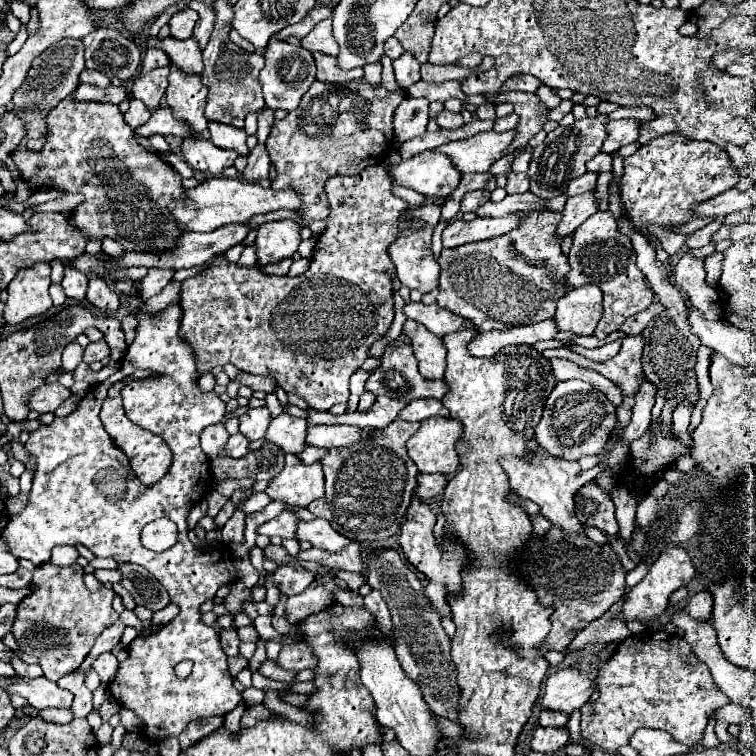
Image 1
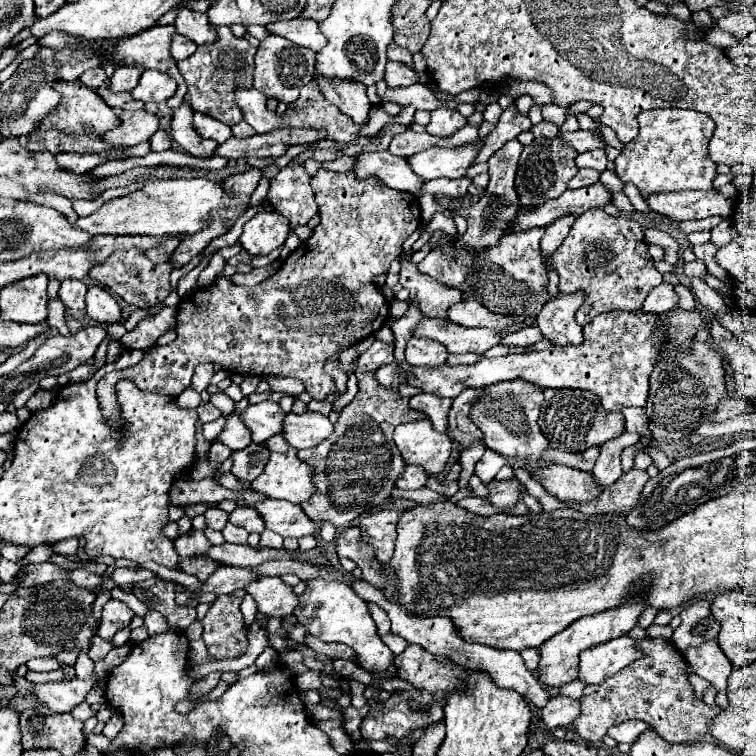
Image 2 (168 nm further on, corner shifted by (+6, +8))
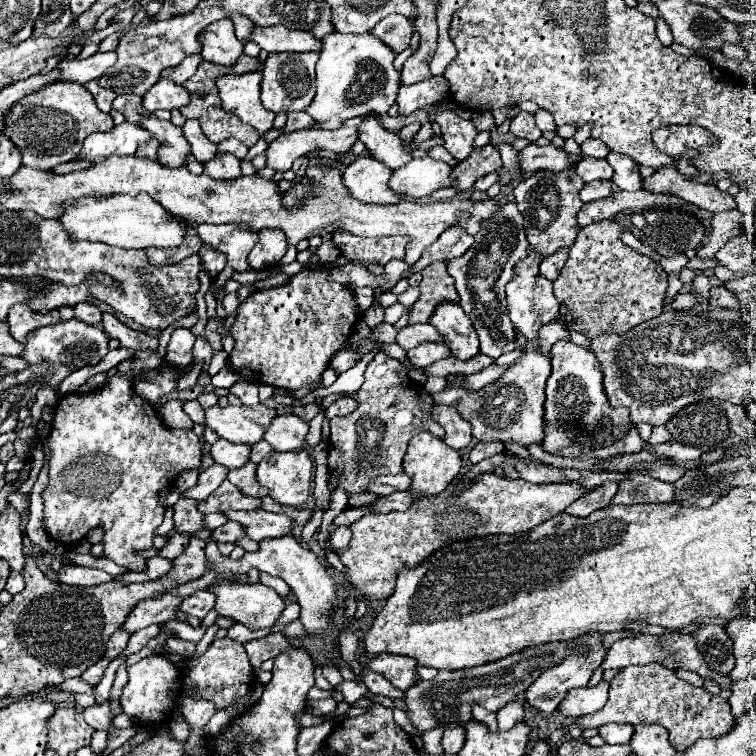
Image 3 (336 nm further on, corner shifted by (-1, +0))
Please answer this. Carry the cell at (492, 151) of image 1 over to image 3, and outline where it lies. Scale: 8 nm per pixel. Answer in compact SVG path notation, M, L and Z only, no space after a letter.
M431 158L411 160L391 176L391 188L407 198L425 198L435 190L451 186L451 166Z

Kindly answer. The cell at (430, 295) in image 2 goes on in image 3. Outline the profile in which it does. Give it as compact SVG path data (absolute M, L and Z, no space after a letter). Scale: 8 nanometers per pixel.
M441 302L435 306L429 324L447 336L451 354L459 360L469 360L479 352L479 340L469 316L457 302Z

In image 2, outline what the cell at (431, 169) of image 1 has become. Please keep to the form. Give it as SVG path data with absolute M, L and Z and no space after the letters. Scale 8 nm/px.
M388 150L356 156L352 172L360 180L376 176L380 180L380 184L400 190L400 192L416 194L422 186L422 180L412 172L408 160L394 156Z

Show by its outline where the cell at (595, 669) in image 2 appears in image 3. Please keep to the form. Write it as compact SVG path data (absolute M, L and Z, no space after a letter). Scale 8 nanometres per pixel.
M667 630L667 632L661 634L661 636L639 634L639 636L631 636L631 638L625 638L625 640L615 642L615 644L609 648L609 652L607 652L607 656L605 656L601 668L603 668L603 670L611 670L611 668L633 666L633 664L651 664L651 662L659 662L659 664L663 664L663 666L667 666L667 668L673 668L673 670L685 668L685 670L697 672L701 678L713 680L713 682L715 682L719 688L723 688L723 690L729 690L729 688L733 686L733 680L731 680L727 674L715 672L715 670L703 660L703 656L699 654L699 650L695 648L695 638L693 638L691 634L683 636L683 634L673 632L673 630Z

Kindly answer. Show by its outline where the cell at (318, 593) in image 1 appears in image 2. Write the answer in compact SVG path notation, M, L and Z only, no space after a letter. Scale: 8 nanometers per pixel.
M258 578L252 580L244 588L246 594L250 594L256 600L258 612L266 616L292 616L294 608L298 606L298 596L292 592L292 586L286 586L280 578Z

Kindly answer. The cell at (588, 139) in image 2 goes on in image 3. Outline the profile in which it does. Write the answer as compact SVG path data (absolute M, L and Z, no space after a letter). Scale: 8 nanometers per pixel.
M529 144L525 150L519 152L519 162L521 162L521 170L527 174L537 172L541 168L559 172L565 168L573 168L577 164L577 162L571 162L565 148L555 148L553 144L543 148L537 144Z

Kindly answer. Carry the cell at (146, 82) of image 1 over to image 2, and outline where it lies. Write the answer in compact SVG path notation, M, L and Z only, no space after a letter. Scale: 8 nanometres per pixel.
M144 70L138 86L132 90L132 98L142 102L164 102L174 92L176 92L176 82L168 74L156 70Z

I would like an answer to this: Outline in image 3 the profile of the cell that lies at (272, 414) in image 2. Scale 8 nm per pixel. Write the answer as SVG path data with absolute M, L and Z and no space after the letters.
M213 406L207 410L207 426L211 426L221 438L243 444L257 444L263 440L265 430L271 426L277 412L273 408L257 406Z

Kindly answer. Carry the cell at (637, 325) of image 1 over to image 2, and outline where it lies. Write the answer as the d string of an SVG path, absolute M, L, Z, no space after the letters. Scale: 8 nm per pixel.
M662 282L648 294L642 312L666 312L678 304L678 296L670 282Z

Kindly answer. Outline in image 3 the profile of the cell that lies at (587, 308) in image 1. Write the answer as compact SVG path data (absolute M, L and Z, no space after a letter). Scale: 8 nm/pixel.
M557 340L551 348L551 376L547 380L547 400L545 400L545 440L543 446L547 452L555 452L569 444L569 432L565 430L567 422L579 422L587 432L599 422L611 422L613 424L613 438L623 436L627 428L631 428L631 422L627 422L627 410L625 408L609 408L607 396L603 396L603 384L601 384L601 372L599 372L599 360L595 354L583 346L573 344L571 340Z

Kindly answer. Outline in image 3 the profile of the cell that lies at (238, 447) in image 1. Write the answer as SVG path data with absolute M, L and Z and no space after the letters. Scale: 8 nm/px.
M213 464L213 466L209 466L205 472L201 472L199 474L199 482L197 482L197 486L195 488L191 488L191 490L187 490L183 496L187 496L187 498L195 498L195 500L205 500L225 478L227 478L227 474L229 474L229 468L227 466L221 466L221 464Z

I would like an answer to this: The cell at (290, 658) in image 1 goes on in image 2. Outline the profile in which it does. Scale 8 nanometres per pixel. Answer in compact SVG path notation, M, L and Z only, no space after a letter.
M306 634L306 646L312 648L312 650L316 650L316 652L328 654L332 660L342 658L342 660L354 660L356 662L356 652L352 652L352 648L348 648L346 644L328 644L328 642L318 640L316 636Z

